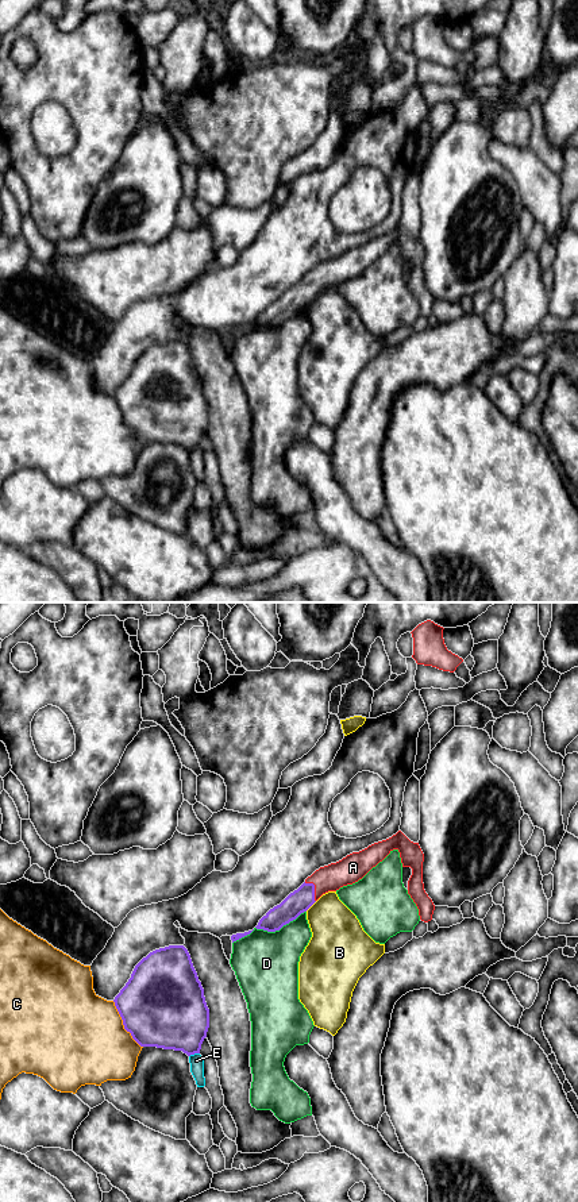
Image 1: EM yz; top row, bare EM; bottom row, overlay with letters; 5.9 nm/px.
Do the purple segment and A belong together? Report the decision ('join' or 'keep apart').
join

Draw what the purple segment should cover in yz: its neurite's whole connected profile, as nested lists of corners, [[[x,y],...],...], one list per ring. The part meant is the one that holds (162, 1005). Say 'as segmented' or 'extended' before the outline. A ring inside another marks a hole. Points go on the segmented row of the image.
as segmented; [[[184,945],[159,948],[143,958],[113,1002],[124,1029],[140,1047],[200,1053],[209,1009]]]

